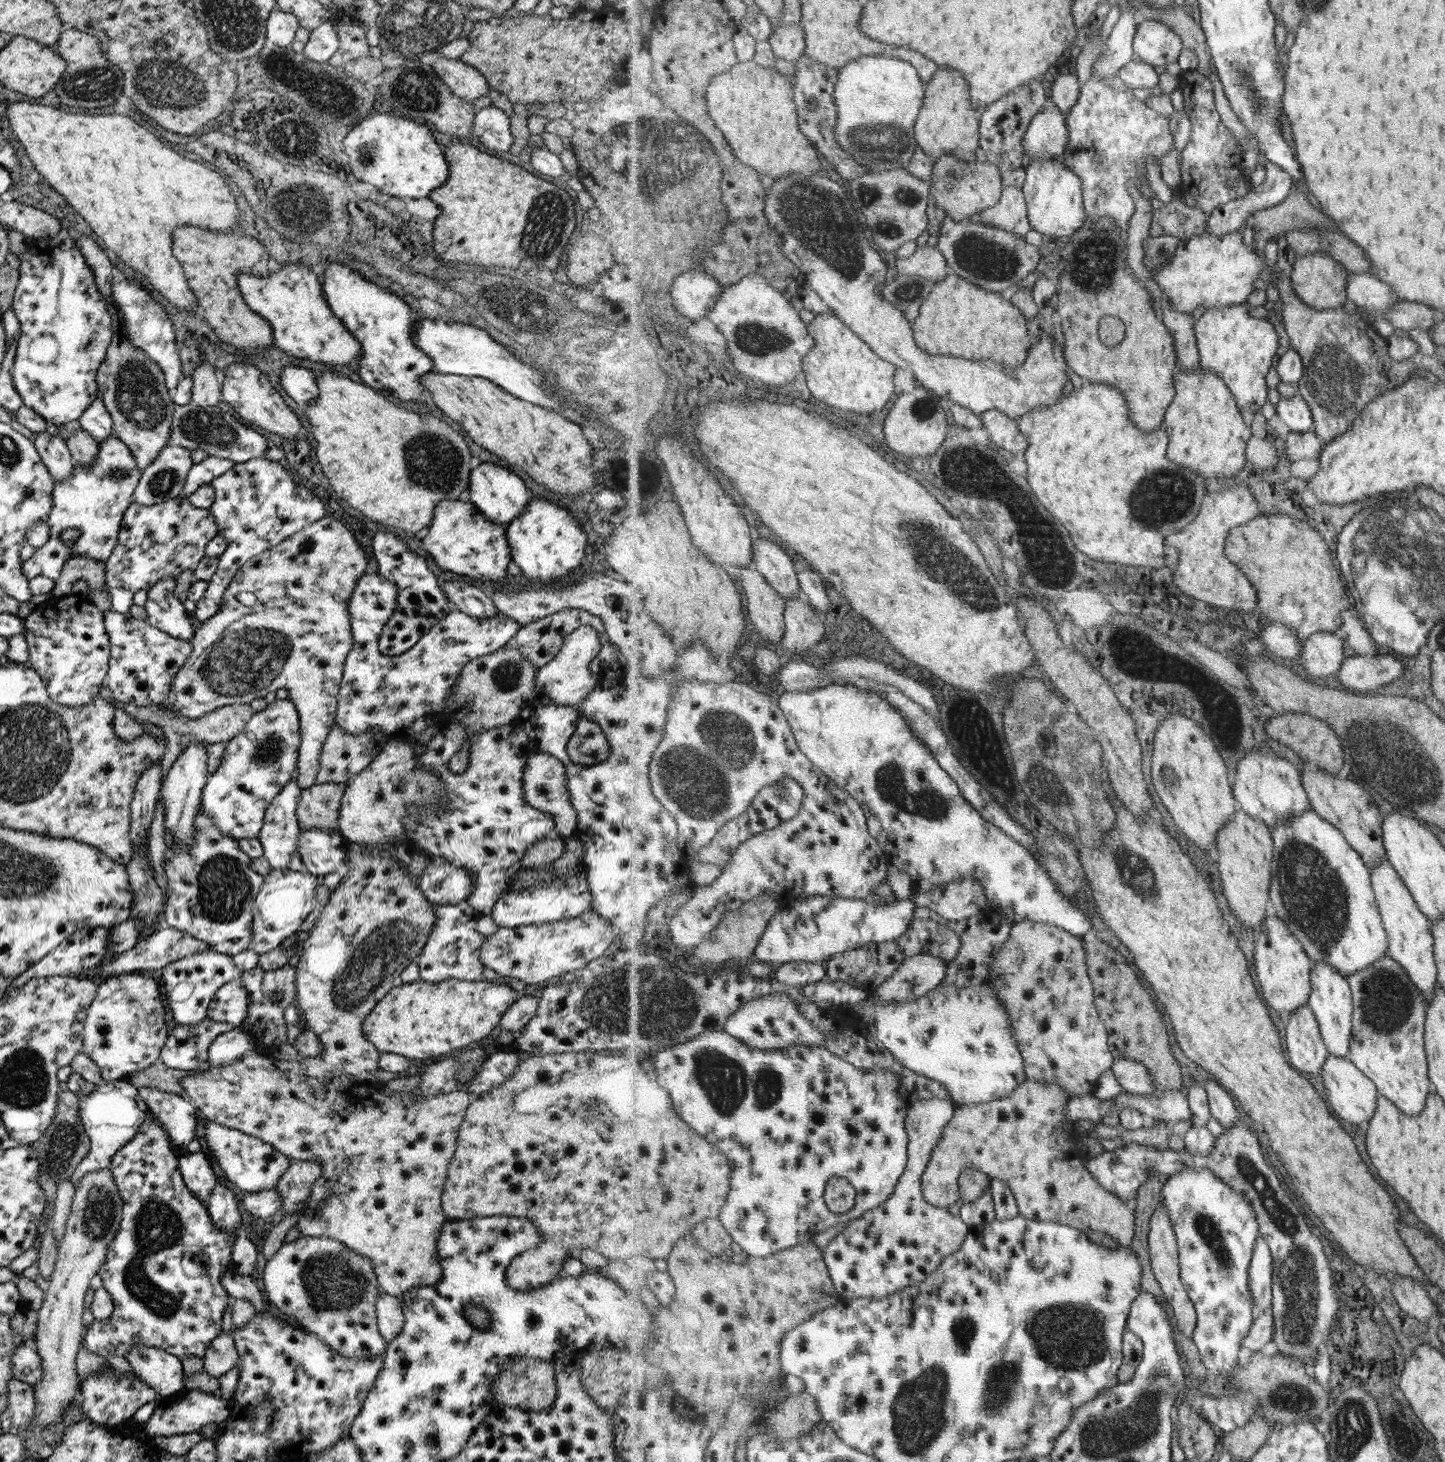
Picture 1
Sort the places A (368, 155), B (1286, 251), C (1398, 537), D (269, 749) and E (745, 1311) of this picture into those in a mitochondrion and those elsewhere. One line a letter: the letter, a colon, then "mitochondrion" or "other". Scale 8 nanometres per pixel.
A: mitochondrion
B: other
C: mitochondrion
D: mitochondrion
E: mitochondrion

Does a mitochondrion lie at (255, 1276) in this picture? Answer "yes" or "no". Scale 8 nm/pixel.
no

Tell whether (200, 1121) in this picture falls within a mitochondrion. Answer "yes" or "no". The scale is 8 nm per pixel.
no

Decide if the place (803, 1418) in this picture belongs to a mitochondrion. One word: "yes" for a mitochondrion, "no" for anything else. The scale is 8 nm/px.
yes

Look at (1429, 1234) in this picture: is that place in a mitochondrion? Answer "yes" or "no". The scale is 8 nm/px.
no

